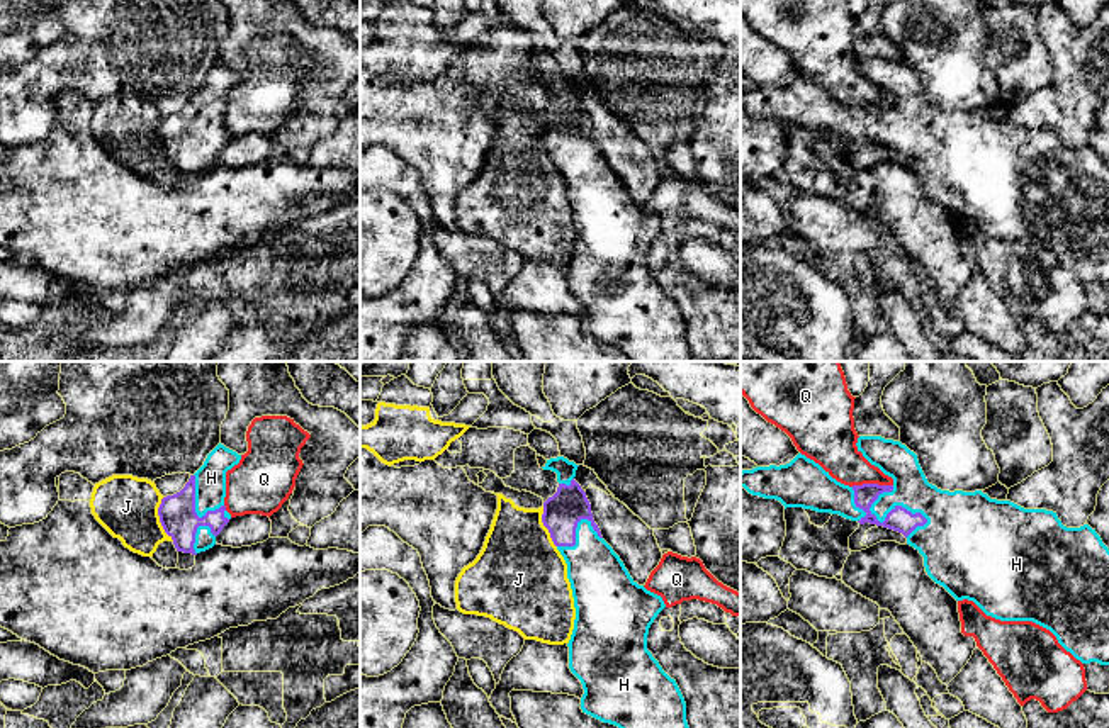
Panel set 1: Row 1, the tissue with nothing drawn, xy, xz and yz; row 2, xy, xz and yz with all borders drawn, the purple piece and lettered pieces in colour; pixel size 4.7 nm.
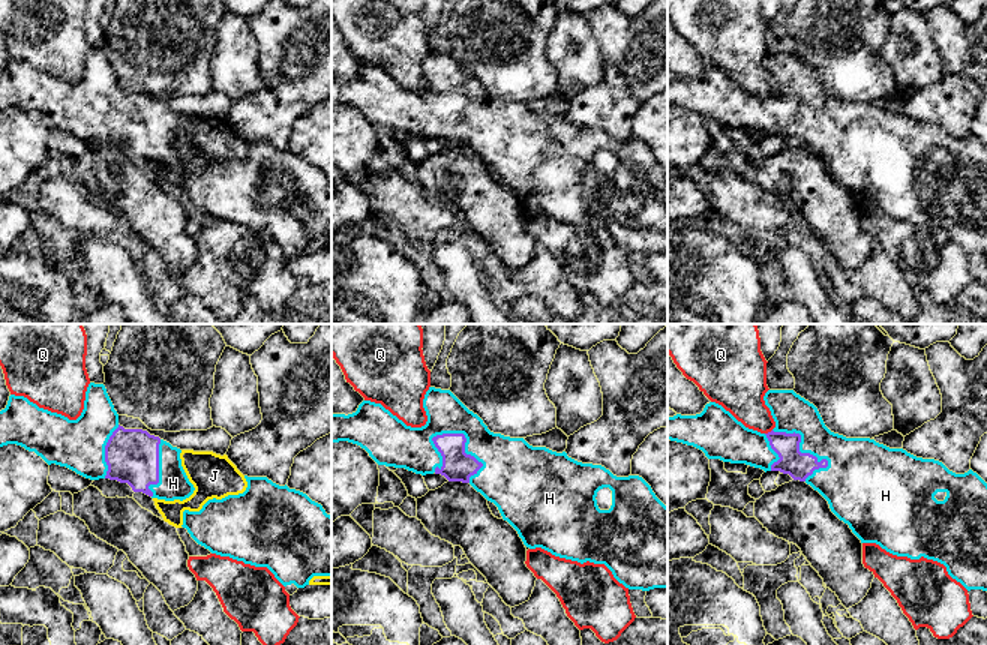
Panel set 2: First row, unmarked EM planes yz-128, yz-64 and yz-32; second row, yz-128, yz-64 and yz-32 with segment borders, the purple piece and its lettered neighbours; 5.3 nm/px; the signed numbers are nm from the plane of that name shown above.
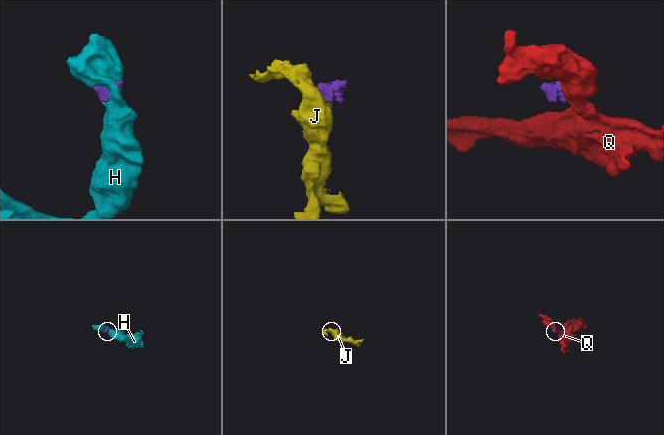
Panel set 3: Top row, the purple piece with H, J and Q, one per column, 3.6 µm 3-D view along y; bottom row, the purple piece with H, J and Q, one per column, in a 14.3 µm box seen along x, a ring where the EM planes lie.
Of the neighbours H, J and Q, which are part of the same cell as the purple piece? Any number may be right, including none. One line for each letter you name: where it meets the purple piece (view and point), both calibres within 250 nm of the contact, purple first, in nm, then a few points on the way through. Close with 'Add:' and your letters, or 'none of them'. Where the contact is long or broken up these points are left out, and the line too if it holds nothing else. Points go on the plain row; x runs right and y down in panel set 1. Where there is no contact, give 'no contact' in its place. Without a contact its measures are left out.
H: yz (897, 126) | 120/220 nm
Add: H

